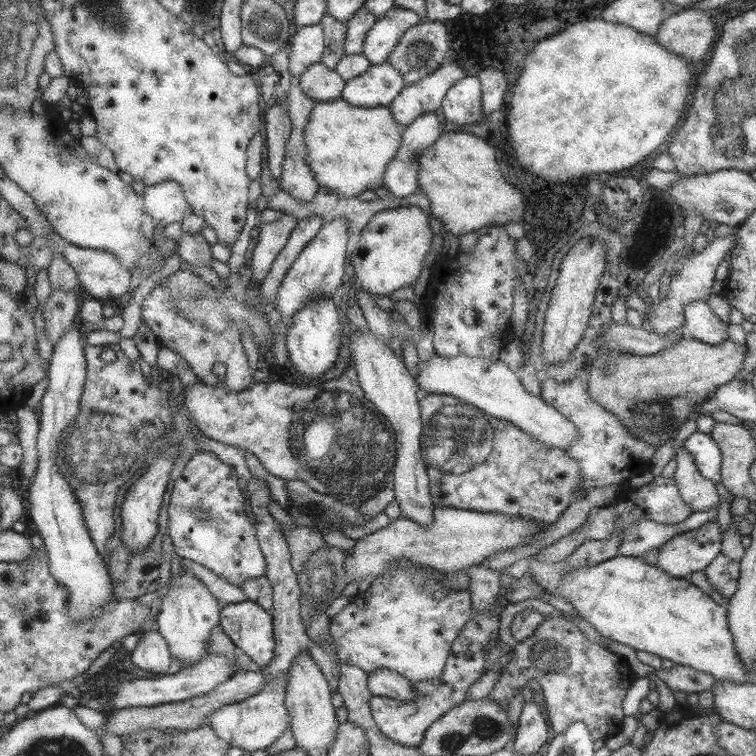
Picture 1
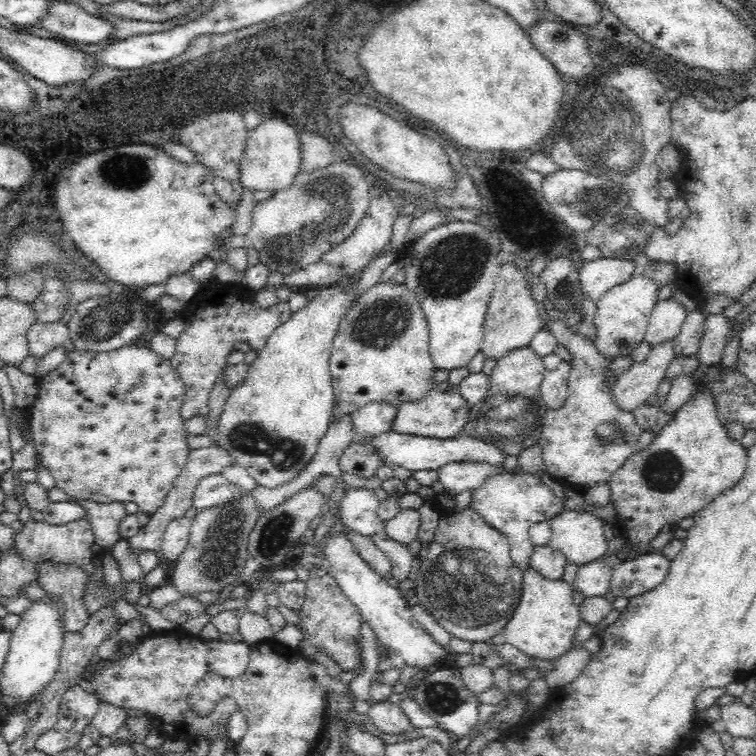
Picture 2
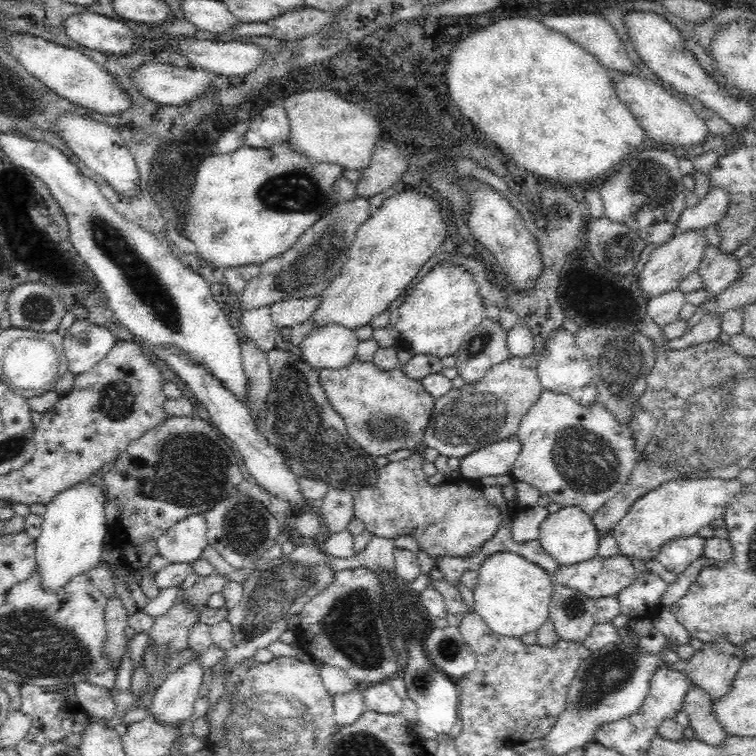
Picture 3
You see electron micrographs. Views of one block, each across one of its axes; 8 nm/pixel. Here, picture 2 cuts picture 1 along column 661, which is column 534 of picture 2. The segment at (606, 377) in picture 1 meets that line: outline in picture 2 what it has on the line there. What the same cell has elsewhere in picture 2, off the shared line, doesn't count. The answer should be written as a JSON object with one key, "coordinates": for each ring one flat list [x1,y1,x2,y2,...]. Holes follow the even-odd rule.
{"coordinates":[[530,346,512,350,502,359,498,359,491,375,487,398,471,406,462,434,492,443,506,456,518,455,536,445,540,440,548,410,541,396,544,376,543,357]]}

